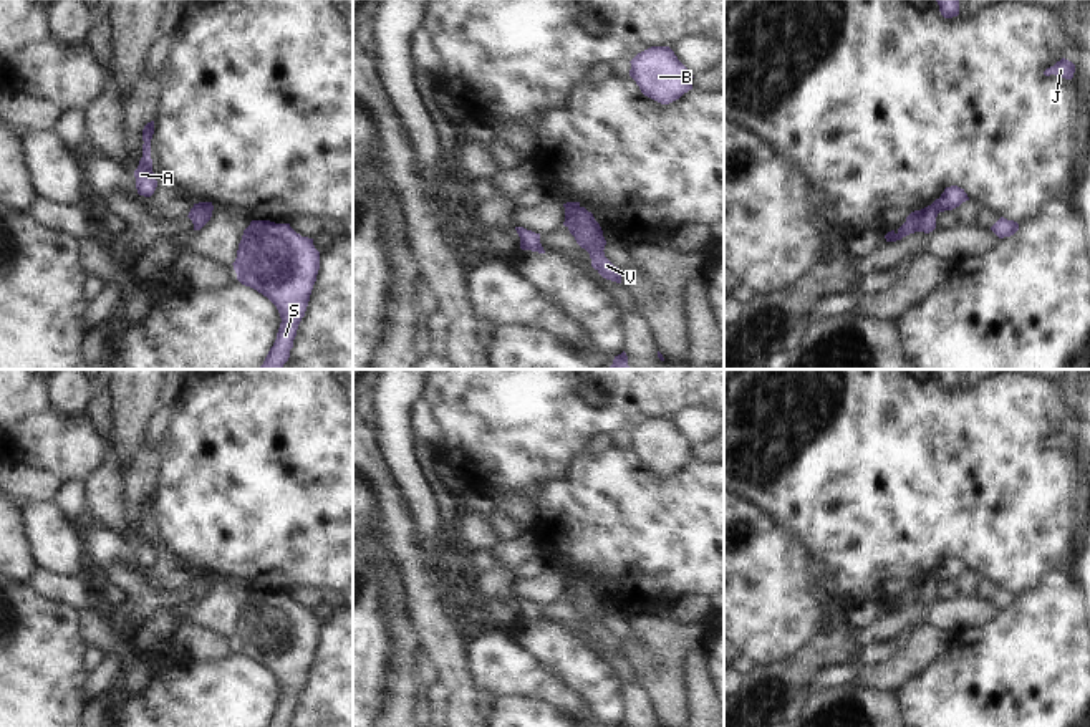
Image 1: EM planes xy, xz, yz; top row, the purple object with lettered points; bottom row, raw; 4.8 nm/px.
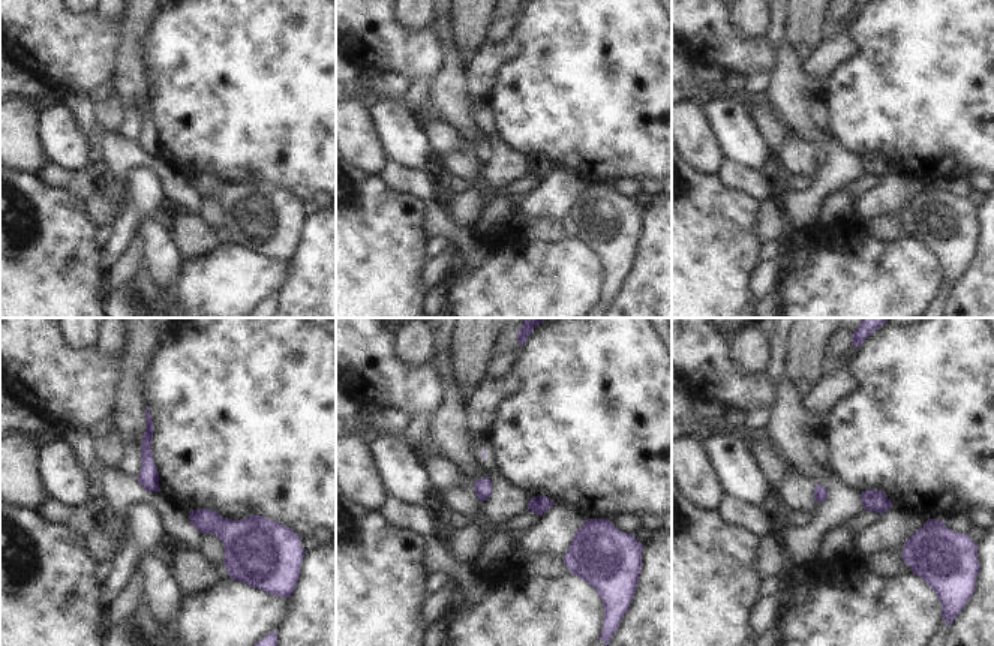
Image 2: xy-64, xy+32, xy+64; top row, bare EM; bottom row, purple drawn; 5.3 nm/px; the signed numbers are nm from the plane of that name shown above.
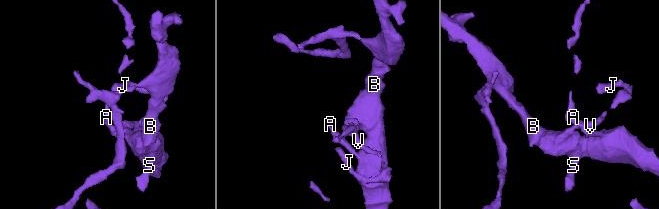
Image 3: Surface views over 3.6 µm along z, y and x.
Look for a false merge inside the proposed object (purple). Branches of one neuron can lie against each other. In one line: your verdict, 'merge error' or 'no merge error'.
merge error

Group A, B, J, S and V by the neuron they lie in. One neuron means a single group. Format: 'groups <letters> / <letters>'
groups A B S / J V

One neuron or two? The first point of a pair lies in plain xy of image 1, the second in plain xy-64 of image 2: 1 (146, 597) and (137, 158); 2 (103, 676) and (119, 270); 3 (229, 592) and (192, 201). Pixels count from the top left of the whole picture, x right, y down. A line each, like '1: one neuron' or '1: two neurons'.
1: two neurons
2: two neurons
3: two neurons

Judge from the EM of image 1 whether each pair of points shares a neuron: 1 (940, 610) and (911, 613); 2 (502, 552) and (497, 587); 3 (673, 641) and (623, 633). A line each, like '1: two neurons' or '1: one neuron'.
1: two neurons
2: one neuron
3: two neurons

